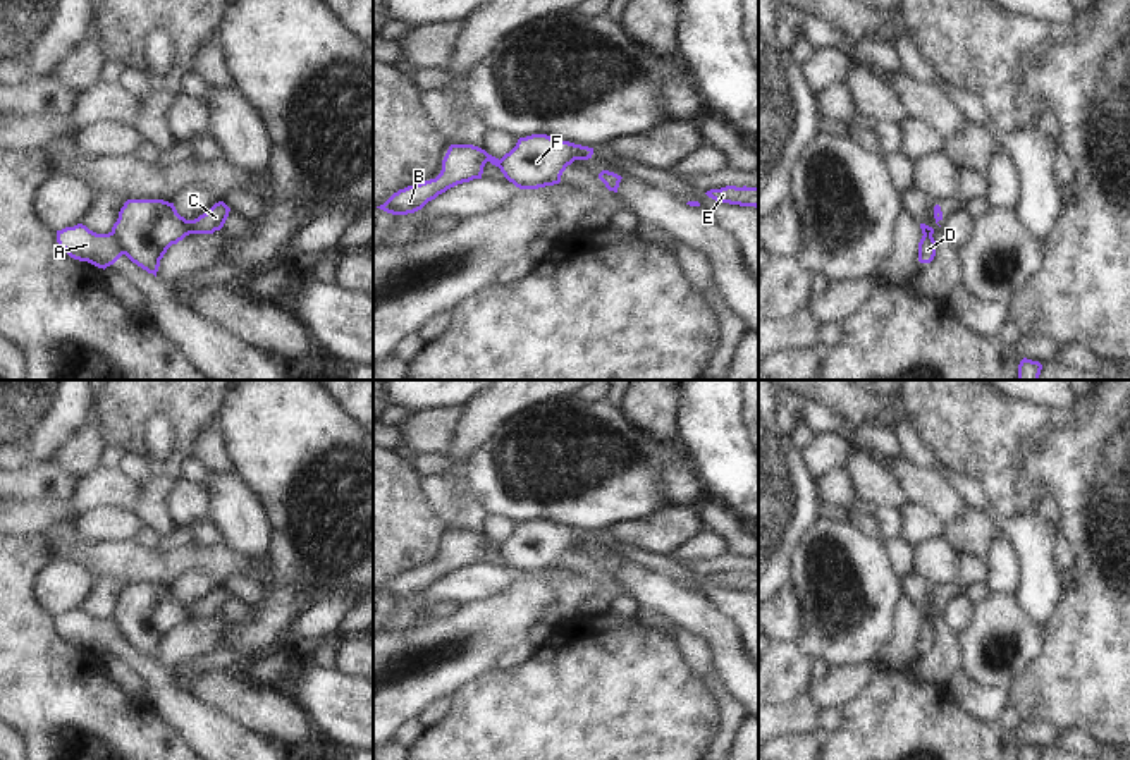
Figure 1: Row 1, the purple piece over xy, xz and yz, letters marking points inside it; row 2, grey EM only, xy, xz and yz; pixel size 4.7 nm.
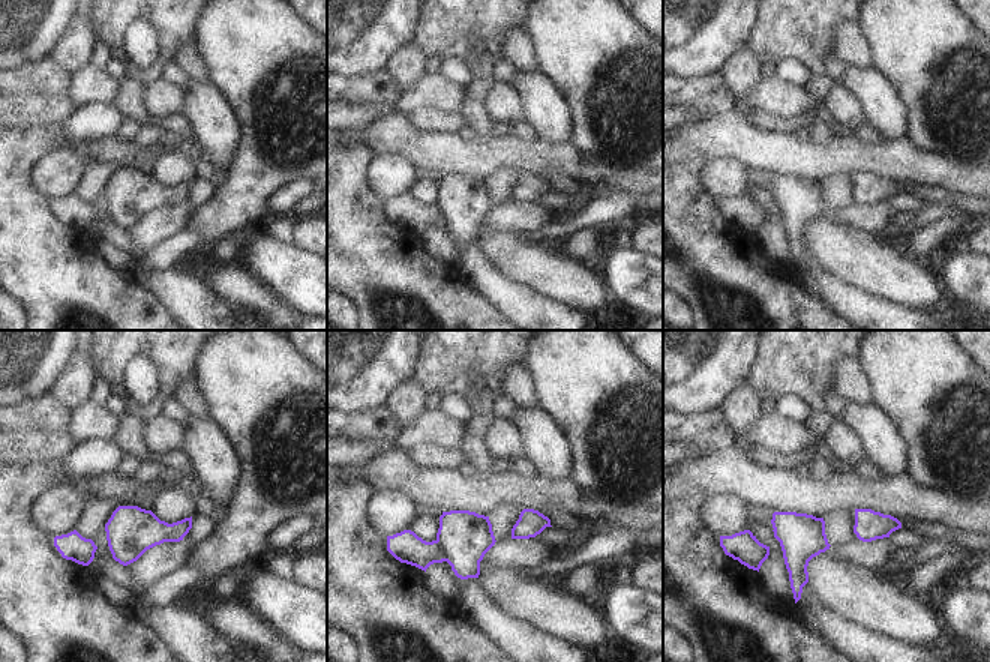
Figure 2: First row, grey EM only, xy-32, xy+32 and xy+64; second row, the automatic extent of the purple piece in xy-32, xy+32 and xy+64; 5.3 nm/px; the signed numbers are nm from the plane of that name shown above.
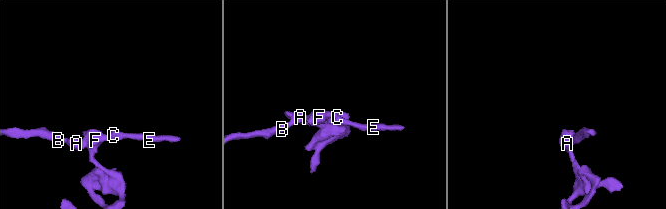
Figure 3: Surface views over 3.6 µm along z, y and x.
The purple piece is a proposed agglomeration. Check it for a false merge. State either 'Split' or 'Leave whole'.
Split.

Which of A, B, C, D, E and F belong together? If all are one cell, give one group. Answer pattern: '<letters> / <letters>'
A B D / C E F

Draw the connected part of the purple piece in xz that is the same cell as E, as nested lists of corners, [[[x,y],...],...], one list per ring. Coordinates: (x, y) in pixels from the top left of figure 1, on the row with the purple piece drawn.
[[[726,186],[721,189],[710,189],[705,194],[721,203],[758,208],[758,187]]]

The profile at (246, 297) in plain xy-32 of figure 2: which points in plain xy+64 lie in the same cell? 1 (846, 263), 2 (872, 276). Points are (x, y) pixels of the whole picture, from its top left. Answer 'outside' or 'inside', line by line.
1: inside
2: inside

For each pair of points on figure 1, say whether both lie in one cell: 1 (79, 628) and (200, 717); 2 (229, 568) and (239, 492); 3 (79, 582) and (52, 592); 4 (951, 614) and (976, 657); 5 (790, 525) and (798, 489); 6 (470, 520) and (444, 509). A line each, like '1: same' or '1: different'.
1: same
2: different
3: same
4: different
5: same
6: same

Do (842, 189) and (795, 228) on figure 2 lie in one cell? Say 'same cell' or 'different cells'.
different cells

